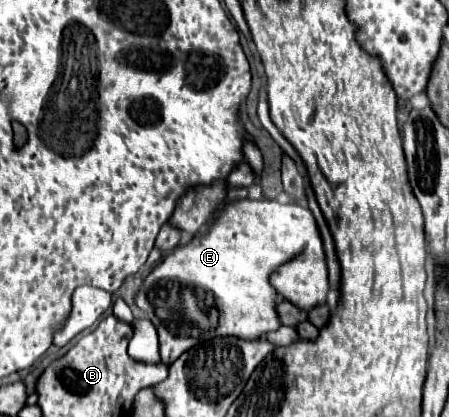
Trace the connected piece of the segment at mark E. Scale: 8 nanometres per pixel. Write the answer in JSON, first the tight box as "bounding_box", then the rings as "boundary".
{"bounding_box":[133,200,329,362],"boundary":[[[225,200],[209,228],[201,234],[195,234],[187,244],[177,246],[171,254],[163,256],[155,270],[145,276],[143,286],[137,290],[133,298],[137,308],[143,310],[157,328],[161,362],[175,362],[183,352],[207,338],[237,336],[245,340],[255,340],[271,330],[277,330],[281,326],[275,312],[277,294],[305,312],[324,304],[329,291],[329,281],[322,244],[315,218],[309,212],[309,208],[301,208],[299,204],[281,204],[277,200]]]}

